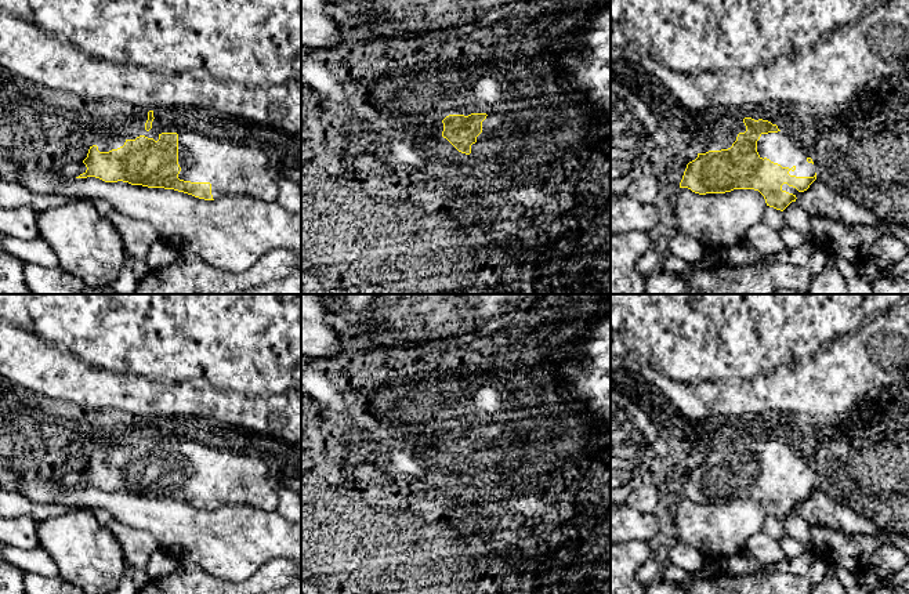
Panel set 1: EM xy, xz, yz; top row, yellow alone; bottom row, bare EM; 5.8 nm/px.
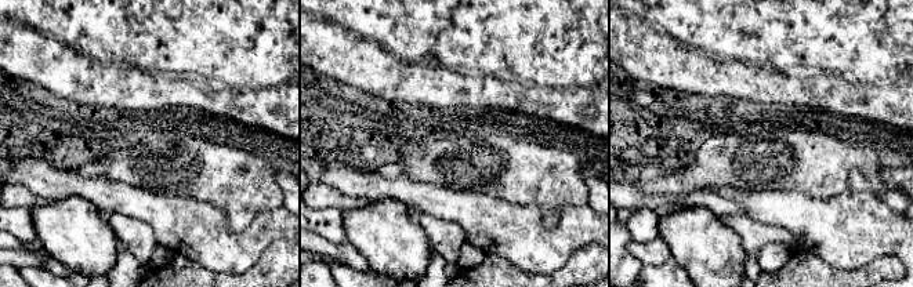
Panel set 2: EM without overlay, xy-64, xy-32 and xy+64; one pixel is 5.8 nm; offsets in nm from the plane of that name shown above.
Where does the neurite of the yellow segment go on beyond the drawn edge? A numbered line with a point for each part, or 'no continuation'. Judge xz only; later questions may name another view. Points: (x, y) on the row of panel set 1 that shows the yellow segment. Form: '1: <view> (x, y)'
1: xz (498, 127)

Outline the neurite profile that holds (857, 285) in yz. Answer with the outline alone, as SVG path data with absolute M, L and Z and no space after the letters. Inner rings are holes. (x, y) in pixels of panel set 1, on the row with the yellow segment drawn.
M855 275L847 279L845 294L873 294L872 282L862 275Z

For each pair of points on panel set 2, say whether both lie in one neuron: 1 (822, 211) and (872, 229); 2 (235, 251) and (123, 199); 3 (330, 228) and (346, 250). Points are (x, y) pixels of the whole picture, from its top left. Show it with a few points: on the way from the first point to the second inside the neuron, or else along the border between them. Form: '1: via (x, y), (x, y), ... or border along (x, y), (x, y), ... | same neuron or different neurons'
1: via (834, 224), (840, 229), (859, 229) | same neuron
2: via (207, 239), (196, 228), (181, 225), (151, 207) | same neuron
3: border along (314, 232), (334, 242), (346, 240) | different neurons

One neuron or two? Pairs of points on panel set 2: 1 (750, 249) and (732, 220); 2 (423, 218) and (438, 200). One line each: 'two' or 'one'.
1: one
2: two

